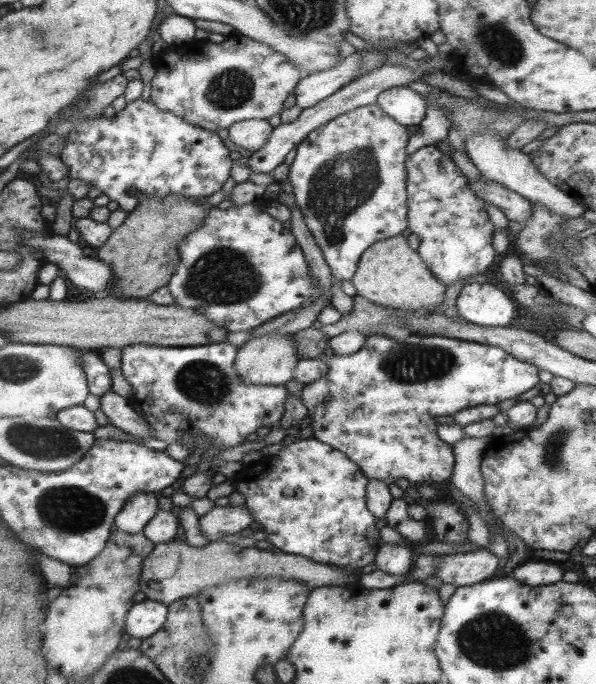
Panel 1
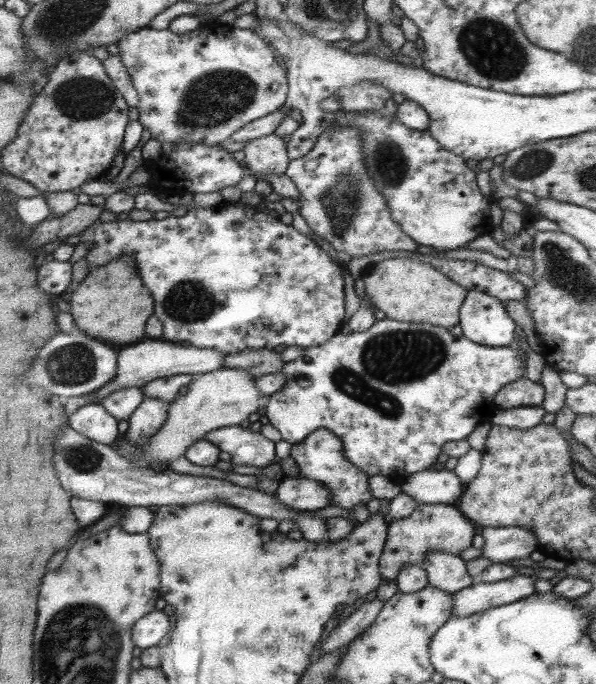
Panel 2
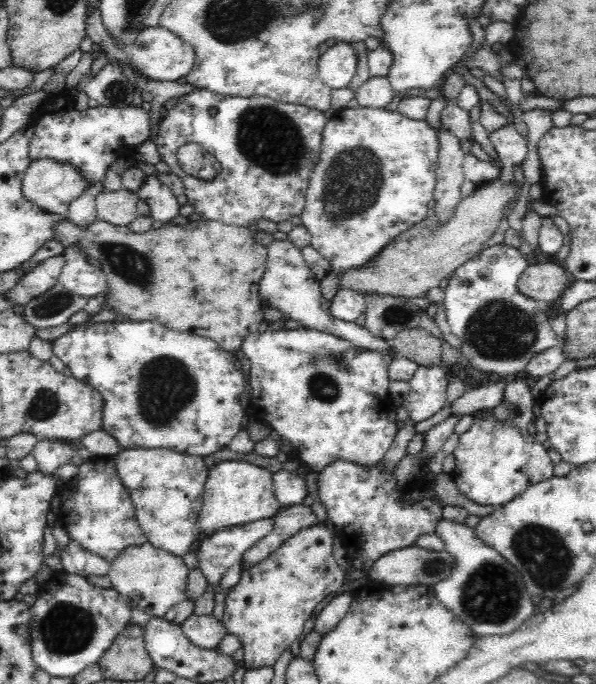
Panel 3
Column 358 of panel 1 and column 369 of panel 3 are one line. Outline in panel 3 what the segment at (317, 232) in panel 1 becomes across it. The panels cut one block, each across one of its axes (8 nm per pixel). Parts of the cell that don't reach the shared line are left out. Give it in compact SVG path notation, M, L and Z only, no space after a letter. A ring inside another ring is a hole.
M358 108L340 109L338 114L330 115L330 119L324 127L324 138L322 138L322 156L318 166L314 168L312 176L310 176L310 186L306 192L306 208L302 211L301 219L302 225L308 230L311 236L311 245L322 254L331 265L330 272L323 278L318 280L320 285L321 295L325 302L331 304L332 299L338 290L338 277L339 273L344 273L349 269L358 269L360 266L366 265L374 256L378 254L394 236L398 236L404 230L408 230L410 226L420 222L422 218L430 213L428 210L428 203L434 199L434 190L436 185L435 169L437 166L439 143L437 133L430 127L425 120L410 119L403 114L396 111L389 111L382 108Z

